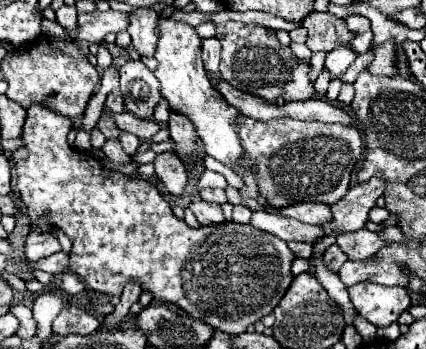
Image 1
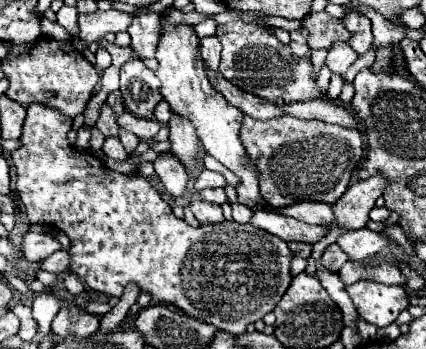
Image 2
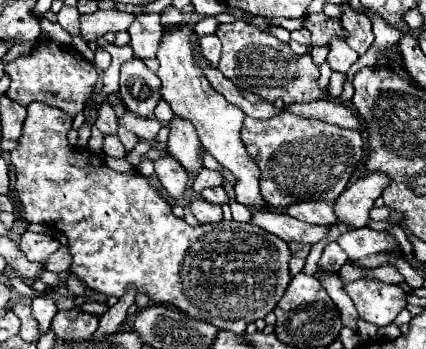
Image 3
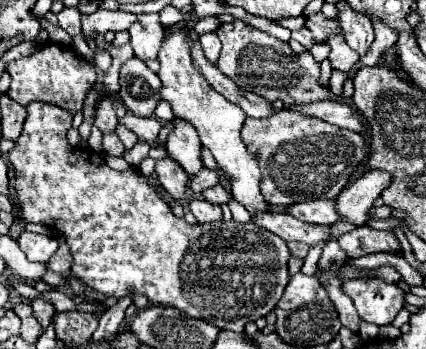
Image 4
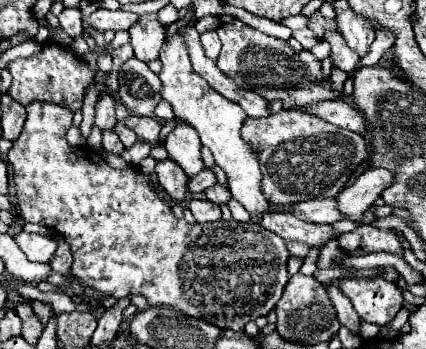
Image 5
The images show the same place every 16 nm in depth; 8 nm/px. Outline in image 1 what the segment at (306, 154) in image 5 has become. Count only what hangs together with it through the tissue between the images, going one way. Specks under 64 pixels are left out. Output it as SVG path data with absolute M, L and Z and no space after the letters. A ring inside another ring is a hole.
M290 116L274 118L268 122L242 118L238 136L242 140L248 164L252 164L258 170L256 180L260 186L260 194L274 208L284 208L294 202L336 204L336 200L340 200L340 196L344 196L344 192L348 190L352 170L356 168L356 162L362 158L364 152L362 136L356 128L340 126L340 124L324 124L324 122L304 122L304 120L294 120Z

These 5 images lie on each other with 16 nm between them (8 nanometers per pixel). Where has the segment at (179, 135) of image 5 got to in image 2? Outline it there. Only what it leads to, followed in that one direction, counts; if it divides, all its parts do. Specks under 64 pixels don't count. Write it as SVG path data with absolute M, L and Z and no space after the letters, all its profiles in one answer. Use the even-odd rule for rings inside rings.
M172 116L170 122L170 154L176 156L188 172L200 168L200 140L190 120L182 116Z

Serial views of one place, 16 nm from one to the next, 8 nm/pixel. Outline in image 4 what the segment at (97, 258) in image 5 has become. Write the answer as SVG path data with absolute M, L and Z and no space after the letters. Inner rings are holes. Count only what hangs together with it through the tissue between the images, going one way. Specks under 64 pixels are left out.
M32 102L26 106L28 116L16 146L8 152L14 166L16 198L26 222L38 222L56 230L66 238L74 256L72 276L82 284L106 296L122 298L128 294L144 294L152 306L174 306L180 312L216 324L220 330L244 332L244 326L274 310L276 302L290 280L290 252L284 240L264 232L252 222L216 222L216 224L186 224L172 214L170 206L158 196L150 178L136 166L128 170L112 170L90 148L74 148L66 144L66 132L72 126L72 114L56 104Z

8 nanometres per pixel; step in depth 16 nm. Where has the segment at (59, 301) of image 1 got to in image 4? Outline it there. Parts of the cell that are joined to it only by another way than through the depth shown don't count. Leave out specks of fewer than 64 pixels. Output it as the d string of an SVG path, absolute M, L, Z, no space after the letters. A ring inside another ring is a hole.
M34 300L34 302L32 302L32 308L34 308L34 316L36 316L40 322L48 322L48 320L54 316L54 306L52 306L50 302Z

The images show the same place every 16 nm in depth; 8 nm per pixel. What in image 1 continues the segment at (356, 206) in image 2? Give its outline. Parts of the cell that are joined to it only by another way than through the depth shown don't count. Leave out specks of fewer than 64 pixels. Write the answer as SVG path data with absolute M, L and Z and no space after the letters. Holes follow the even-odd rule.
M378 176L366 182L358 182L348 188L348 192L332 204L334 220L332 224L326 224L324 230L330 234L332 230L342 230L342 232L354 232L364 228L368 222L368 212L376 206L376 200L384 194L386 182Z

